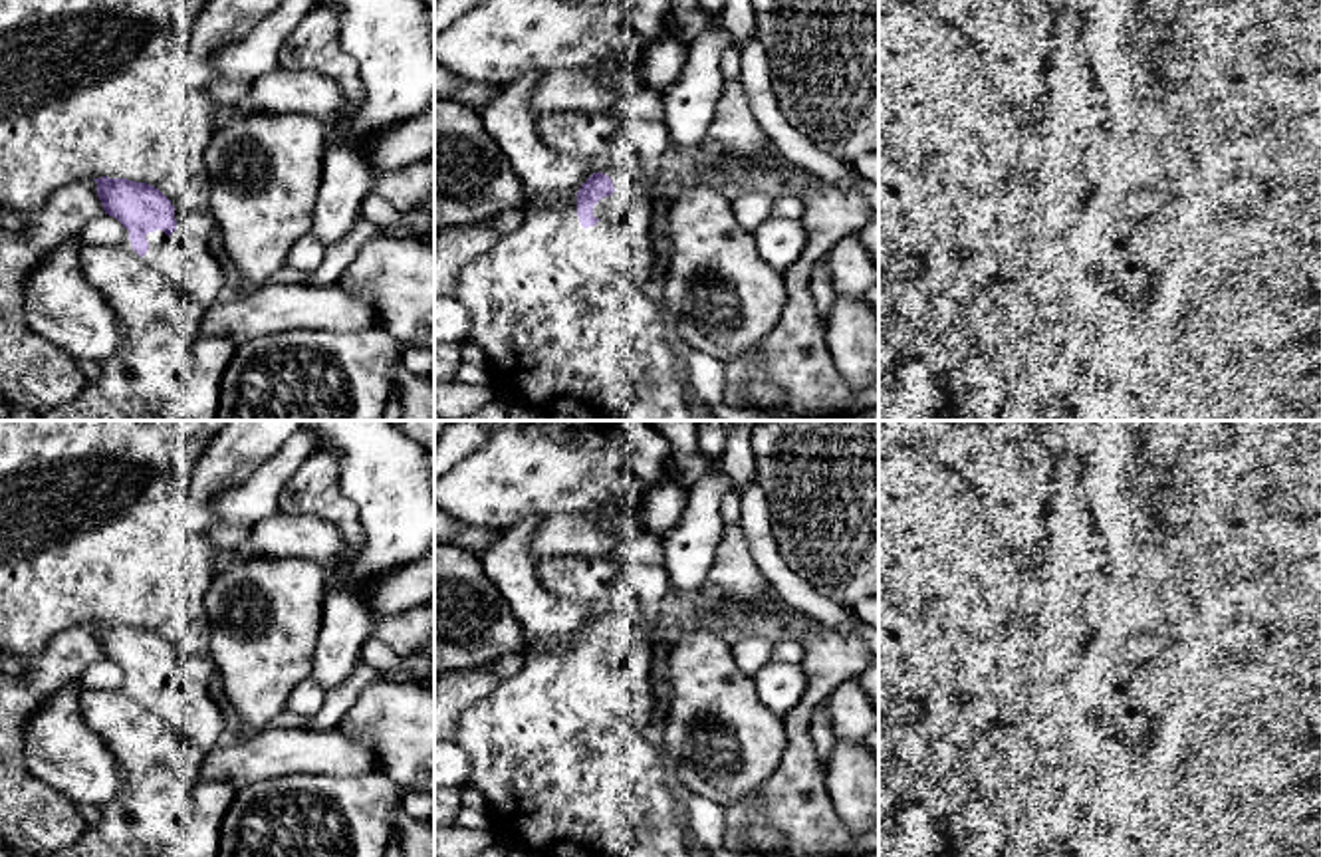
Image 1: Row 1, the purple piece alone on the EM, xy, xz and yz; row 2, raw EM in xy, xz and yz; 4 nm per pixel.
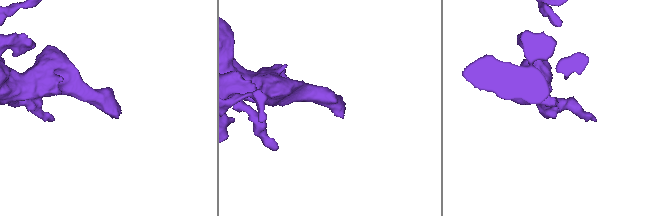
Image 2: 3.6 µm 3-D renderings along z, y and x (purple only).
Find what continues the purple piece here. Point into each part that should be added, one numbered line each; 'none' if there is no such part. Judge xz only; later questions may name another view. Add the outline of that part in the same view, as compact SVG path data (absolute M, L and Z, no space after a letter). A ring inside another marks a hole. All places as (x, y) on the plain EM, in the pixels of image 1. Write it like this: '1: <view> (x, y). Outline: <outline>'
1: xz (627, 665). Outline: M647 635L613 637L605 641L607 657L599 661L605 682L621 698L621 710L629 722L657 726L657 708L651 686L653 639Z

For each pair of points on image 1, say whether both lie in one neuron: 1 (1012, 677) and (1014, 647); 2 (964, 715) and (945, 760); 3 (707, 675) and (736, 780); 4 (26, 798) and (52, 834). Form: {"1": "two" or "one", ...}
{"1": "one", "2": "one", "3": "one", "4": "one"}

